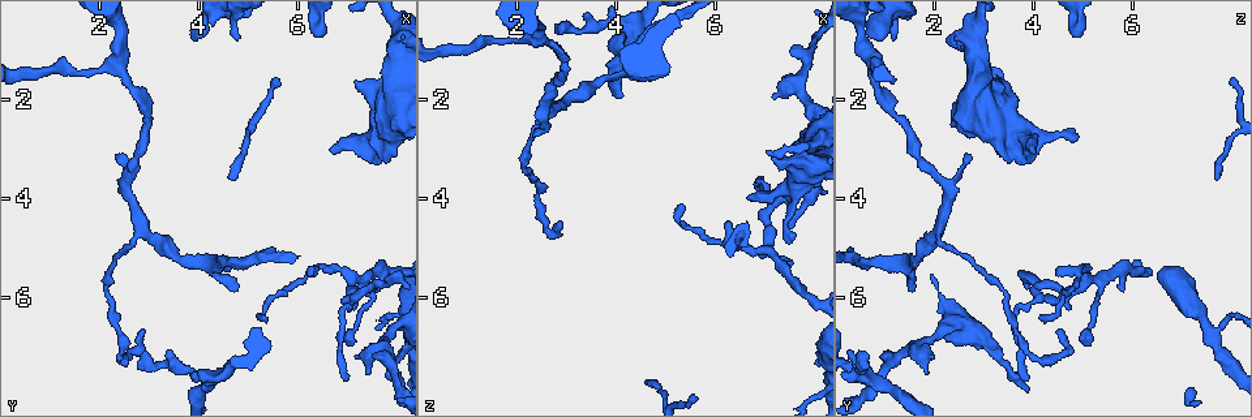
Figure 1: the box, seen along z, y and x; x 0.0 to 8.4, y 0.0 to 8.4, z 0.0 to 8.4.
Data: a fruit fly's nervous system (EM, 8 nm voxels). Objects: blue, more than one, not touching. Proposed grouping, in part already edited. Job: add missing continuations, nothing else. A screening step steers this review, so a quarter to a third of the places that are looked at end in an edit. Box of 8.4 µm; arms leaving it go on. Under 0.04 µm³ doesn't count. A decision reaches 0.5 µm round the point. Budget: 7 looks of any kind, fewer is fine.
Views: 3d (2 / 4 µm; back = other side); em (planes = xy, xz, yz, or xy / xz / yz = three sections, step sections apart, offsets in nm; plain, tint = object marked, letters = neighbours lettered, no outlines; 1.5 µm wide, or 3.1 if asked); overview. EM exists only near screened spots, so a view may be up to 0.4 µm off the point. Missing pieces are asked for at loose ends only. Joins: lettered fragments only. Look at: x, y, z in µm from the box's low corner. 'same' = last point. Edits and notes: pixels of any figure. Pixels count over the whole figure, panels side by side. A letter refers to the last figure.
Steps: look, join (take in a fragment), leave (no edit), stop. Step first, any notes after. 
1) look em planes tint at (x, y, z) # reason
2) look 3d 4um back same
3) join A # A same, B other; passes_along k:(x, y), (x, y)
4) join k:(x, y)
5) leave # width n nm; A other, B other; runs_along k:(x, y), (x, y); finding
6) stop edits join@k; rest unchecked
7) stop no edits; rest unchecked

look 3d 4um back at (5.30, 6.35, 4.05)

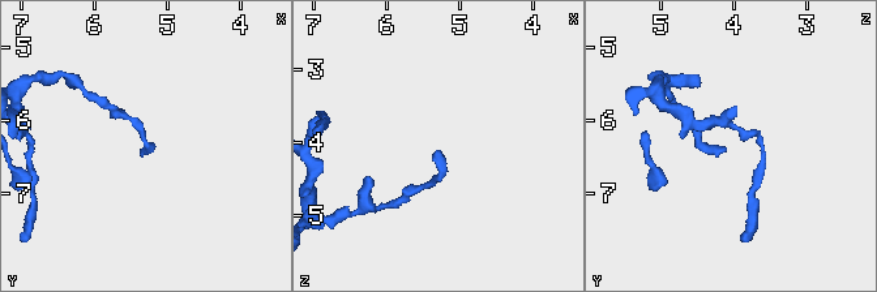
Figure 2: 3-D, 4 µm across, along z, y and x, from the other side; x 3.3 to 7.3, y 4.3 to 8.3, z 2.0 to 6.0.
look em planes letters at (5.35, 6.40, 4.15)

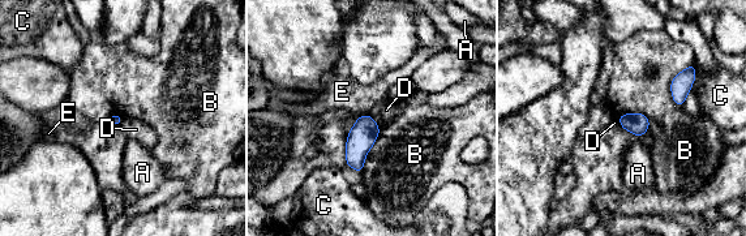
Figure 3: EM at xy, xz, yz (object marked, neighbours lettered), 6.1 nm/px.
leave # A other, B other, C other, D other, E other; border 3:(367, 114), (380, 125); no lettered fragment goes on from it

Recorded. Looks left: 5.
look em planes letters at (6.95, 6.95, 5.15) # an open end

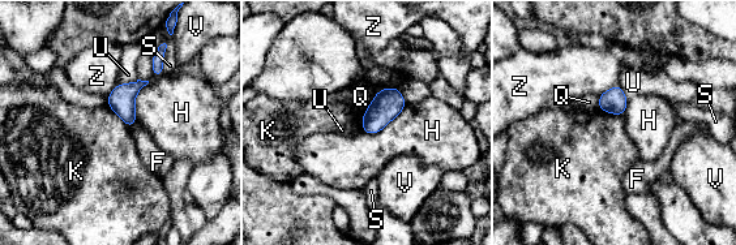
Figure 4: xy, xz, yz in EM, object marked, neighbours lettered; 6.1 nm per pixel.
leave # F other, H other, K other, Q other, S other, U other, V other, Z other; border 4:(371, 104), (363, 115), (362, 130); none of them fits

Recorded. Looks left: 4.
look 3d 2um back at (7.35, 7.55, 1.80) # branch stops here

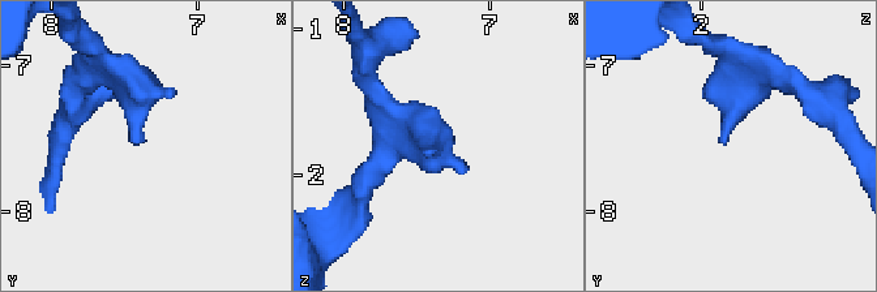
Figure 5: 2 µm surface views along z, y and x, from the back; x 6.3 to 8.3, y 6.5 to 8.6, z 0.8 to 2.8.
look em yz step 4 tint at (7.38, 7.50, 1.86) # need the tissue

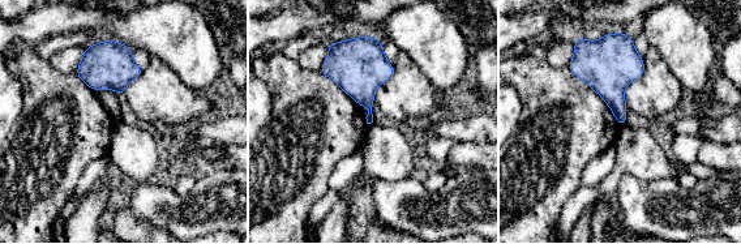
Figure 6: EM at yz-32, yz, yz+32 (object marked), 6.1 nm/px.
look em planes letters same

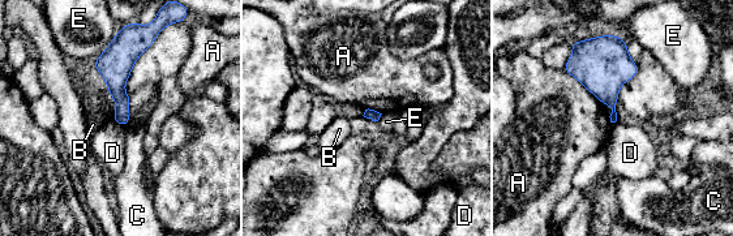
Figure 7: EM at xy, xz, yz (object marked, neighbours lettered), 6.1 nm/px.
leave # A other, B other, C other, D other, E other; border 7:(112, 120), (124, 127); no lettered fragment goes on from it

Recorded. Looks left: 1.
stop no edits; rest unchecked

